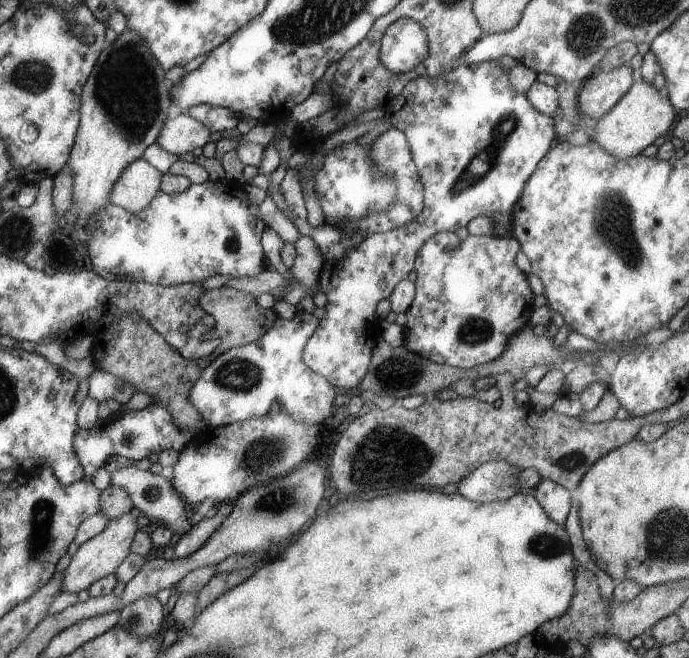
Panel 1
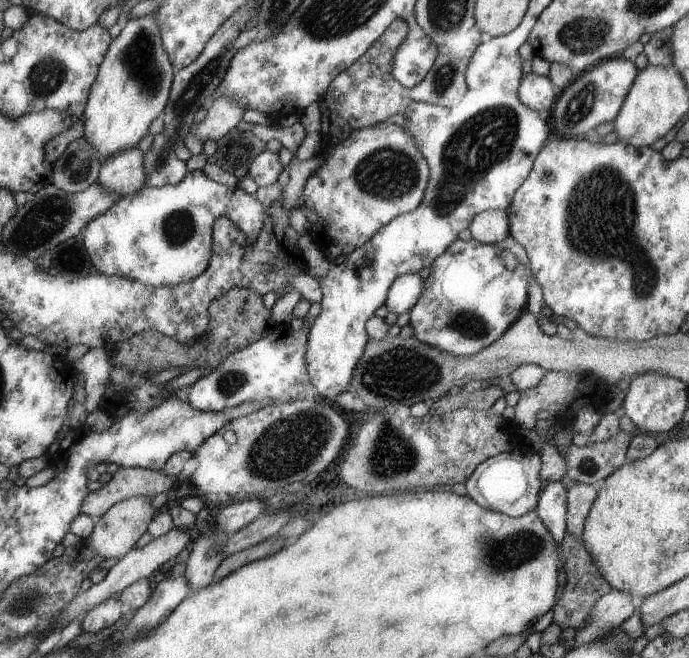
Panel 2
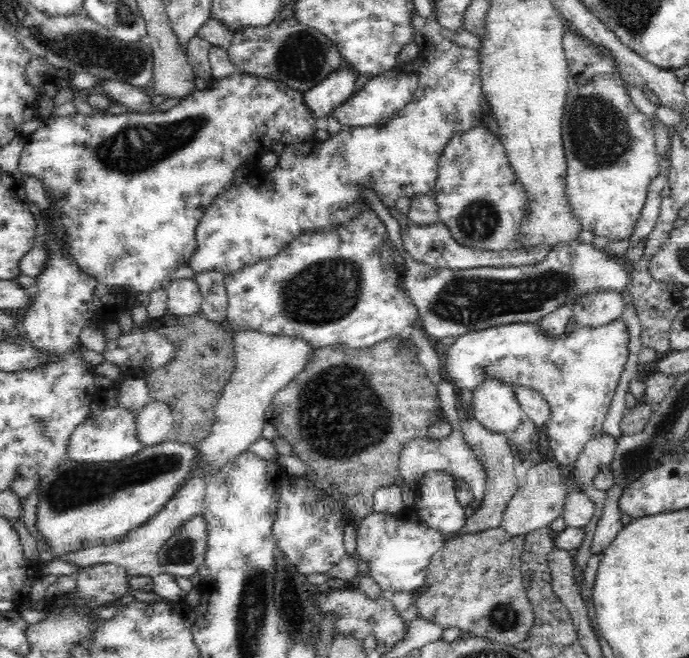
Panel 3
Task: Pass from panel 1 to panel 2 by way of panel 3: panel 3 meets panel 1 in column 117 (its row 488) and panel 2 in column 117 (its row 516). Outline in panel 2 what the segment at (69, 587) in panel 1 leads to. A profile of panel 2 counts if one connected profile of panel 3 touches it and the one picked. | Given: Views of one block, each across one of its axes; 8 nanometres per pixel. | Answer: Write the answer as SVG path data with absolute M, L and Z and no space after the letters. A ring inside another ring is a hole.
M137 496L117 502L111 506L100 518L88 538L89 545L107 558L122 558L130 549L137 546L138 539L146 532L149 522L156 516L157 509L152 506L151 496Z

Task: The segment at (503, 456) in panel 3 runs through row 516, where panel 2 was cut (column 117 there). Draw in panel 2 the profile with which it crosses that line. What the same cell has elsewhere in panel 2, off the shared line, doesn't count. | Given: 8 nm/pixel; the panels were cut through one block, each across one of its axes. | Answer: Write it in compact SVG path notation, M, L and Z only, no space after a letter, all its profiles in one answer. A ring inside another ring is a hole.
M120 466L112 469L112 479L98 490L89 492L83 500L82 512L96 520L117 502L140 495L154 497L167 492L174 484L174 477L162 471Z

